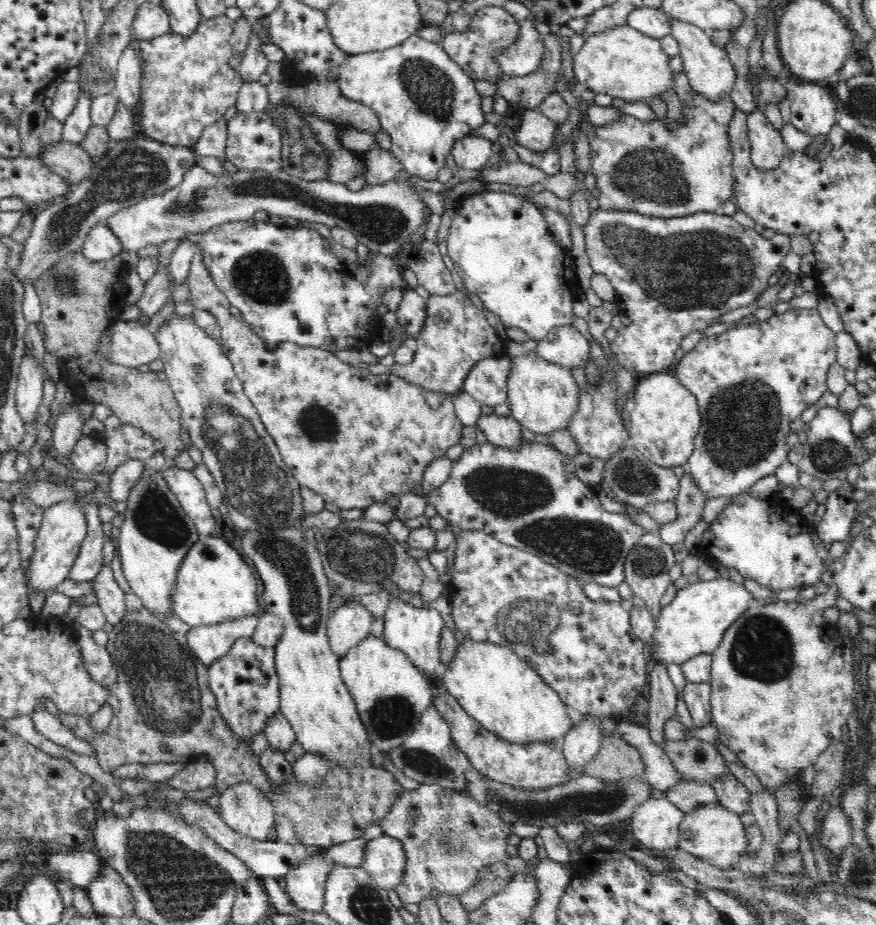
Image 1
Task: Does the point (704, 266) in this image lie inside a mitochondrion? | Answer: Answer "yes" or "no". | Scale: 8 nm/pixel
yes

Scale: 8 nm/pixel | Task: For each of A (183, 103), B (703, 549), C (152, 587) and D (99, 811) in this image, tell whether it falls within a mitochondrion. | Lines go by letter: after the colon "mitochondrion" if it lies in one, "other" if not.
A: other
B: other
C: other
D: other

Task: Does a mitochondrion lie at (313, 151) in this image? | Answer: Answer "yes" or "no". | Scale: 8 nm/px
yes

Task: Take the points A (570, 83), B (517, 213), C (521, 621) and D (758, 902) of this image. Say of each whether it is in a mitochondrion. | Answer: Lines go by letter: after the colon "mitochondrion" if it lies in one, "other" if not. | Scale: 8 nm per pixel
A: other
B: other
C: mitochondrion
D: other

